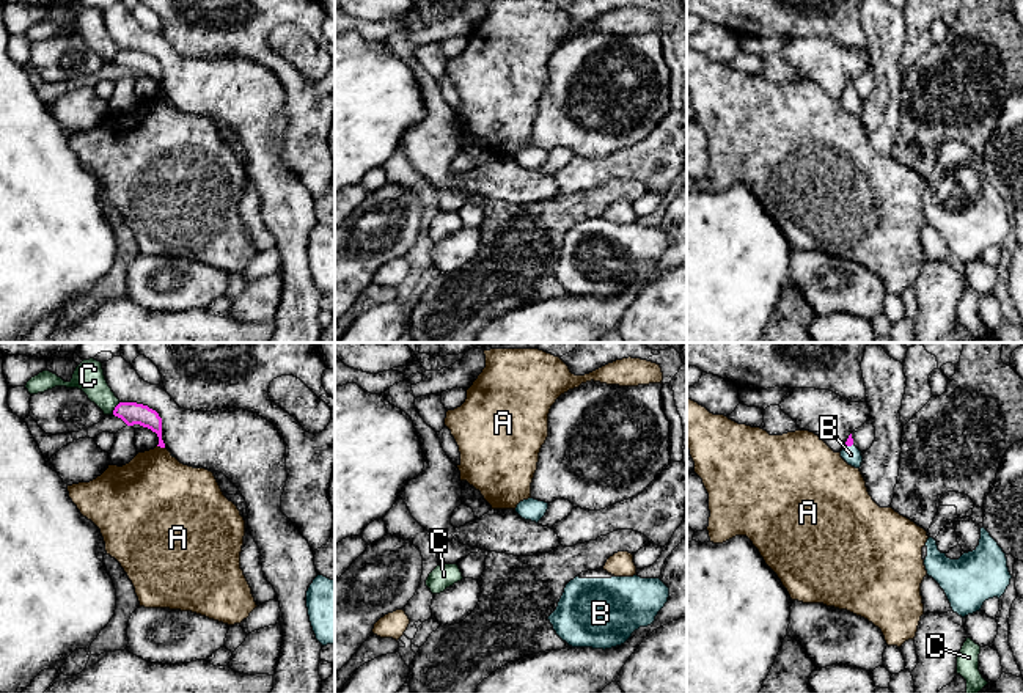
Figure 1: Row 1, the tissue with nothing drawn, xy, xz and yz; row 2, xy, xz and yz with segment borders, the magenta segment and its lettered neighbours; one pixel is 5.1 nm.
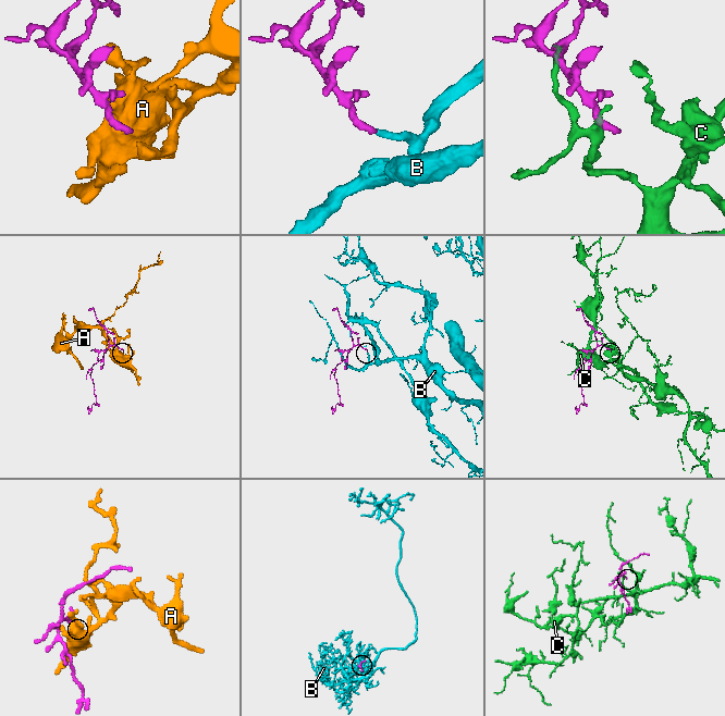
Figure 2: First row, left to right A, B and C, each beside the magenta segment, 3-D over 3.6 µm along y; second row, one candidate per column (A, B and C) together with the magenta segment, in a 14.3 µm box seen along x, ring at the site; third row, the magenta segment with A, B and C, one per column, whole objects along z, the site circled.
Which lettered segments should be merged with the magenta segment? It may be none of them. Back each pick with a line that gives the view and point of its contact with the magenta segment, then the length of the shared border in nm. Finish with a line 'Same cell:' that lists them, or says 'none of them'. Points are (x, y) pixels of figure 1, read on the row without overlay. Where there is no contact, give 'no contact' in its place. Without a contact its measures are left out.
B: yz (847, 93) | 50 nm
Same cell: B

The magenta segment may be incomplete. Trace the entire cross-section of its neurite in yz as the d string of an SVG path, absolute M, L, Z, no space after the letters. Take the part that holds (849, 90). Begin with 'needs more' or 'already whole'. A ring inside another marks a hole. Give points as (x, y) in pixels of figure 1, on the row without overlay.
needs more | M852 82L849 83L844 97L841 99L841 105L855 116L861 115L863 104L861 99L853 93Z

